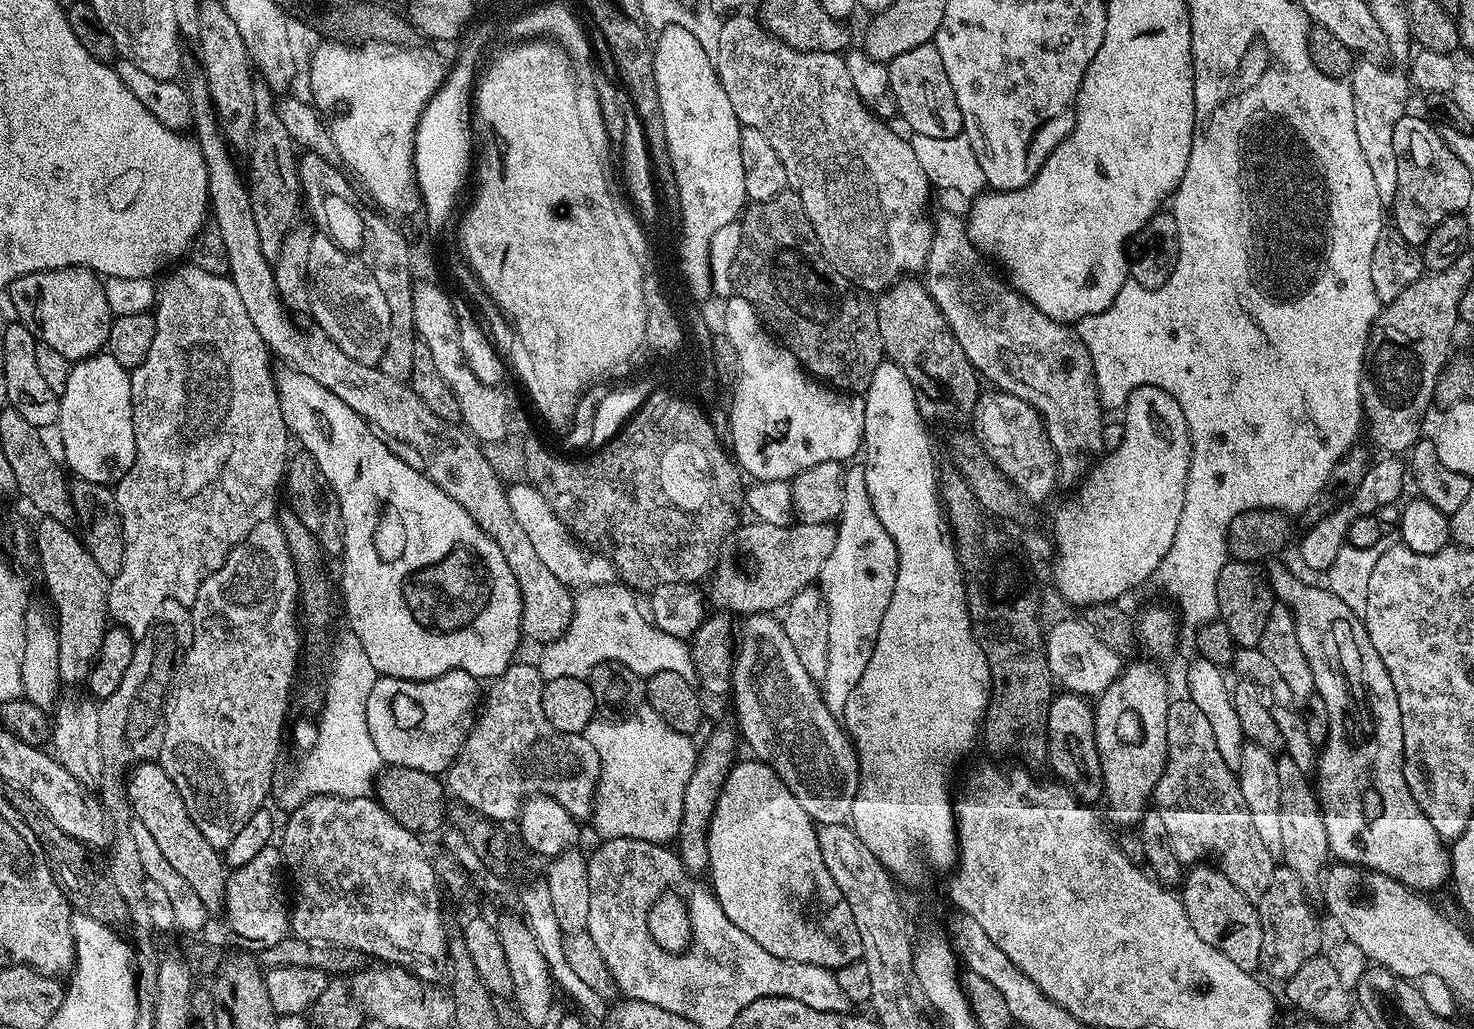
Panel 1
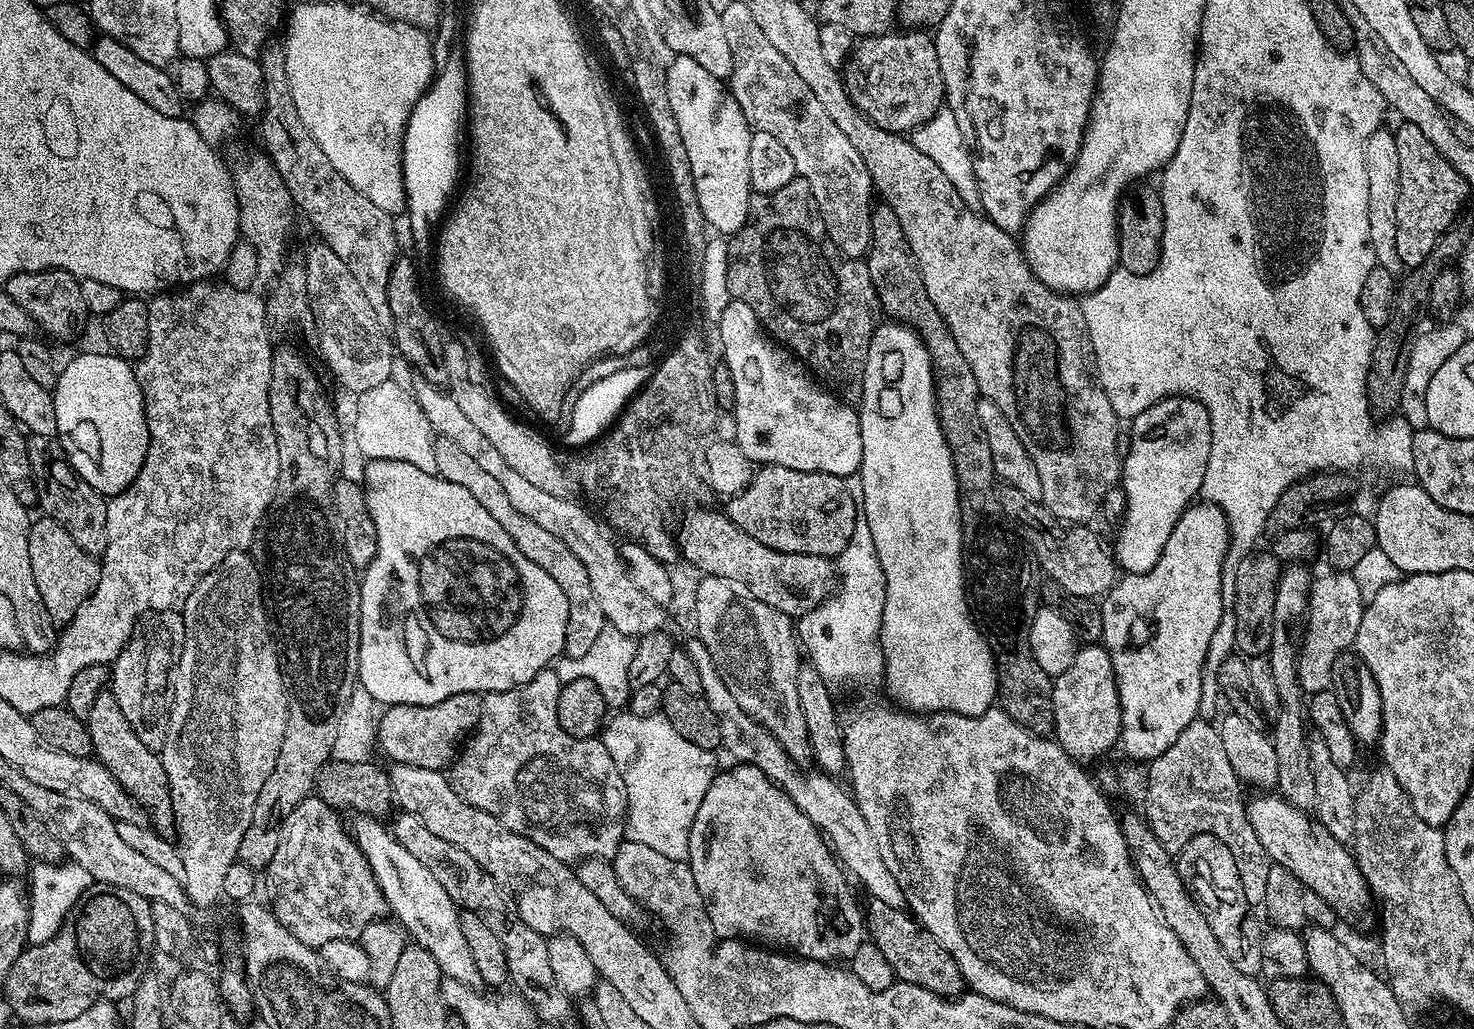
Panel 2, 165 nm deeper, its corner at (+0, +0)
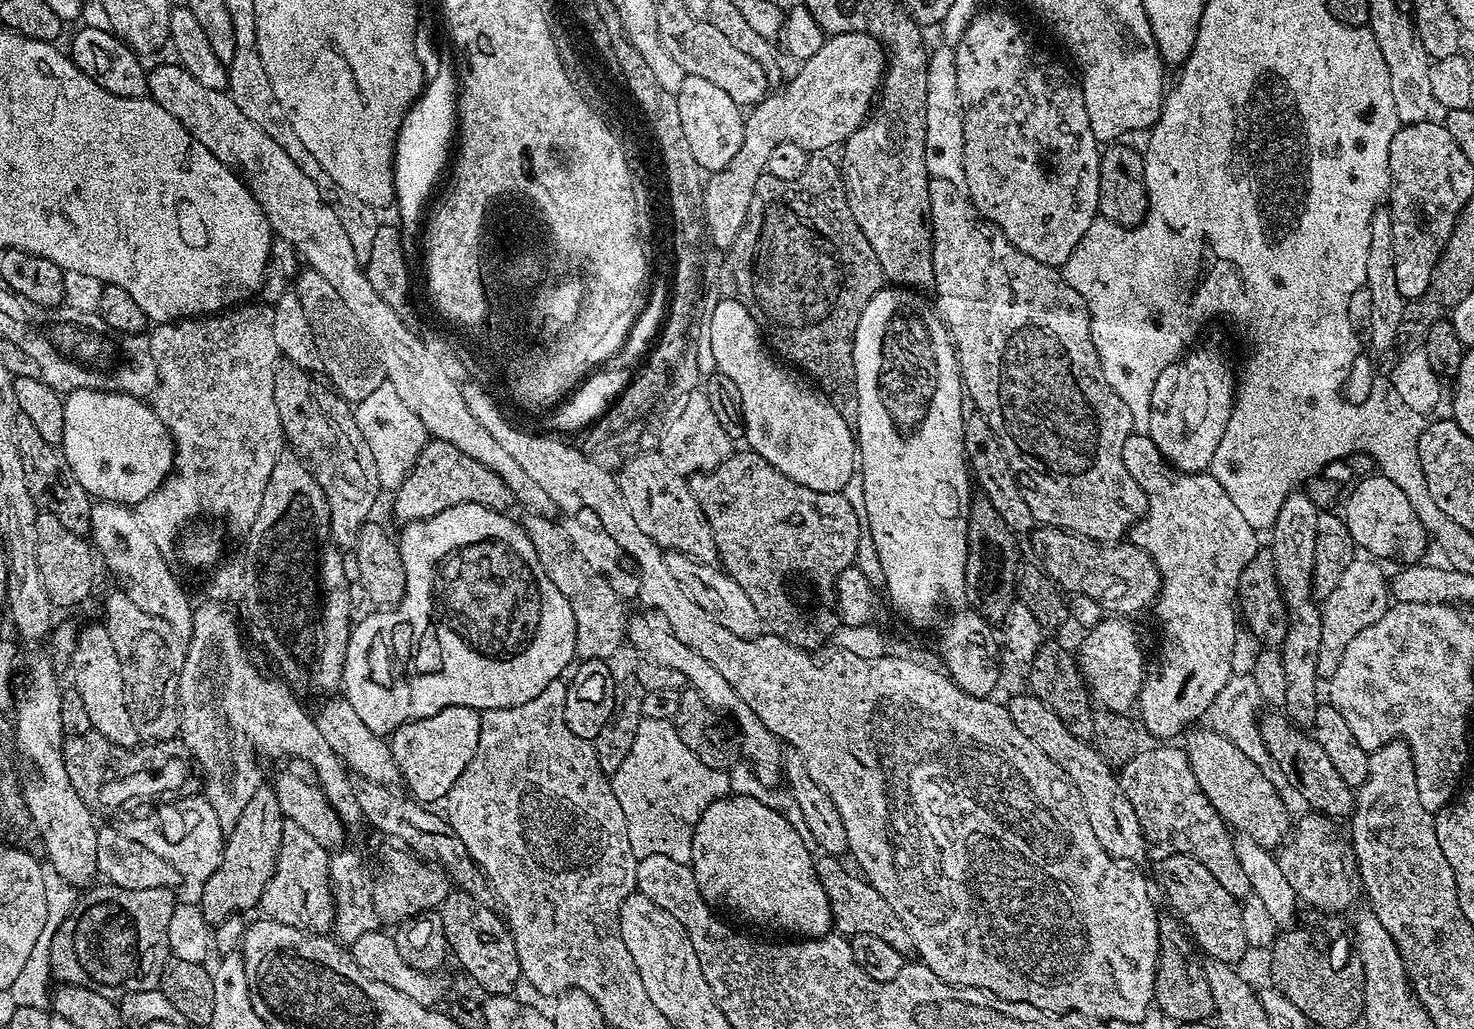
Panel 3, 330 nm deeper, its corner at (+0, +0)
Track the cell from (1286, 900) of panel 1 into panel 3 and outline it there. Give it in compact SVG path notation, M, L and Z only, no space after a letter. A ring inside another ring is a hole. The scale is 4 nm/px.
M1309 811L1300 821L1295 821L1286 843L1279 849L1276 861L1282 866L1282 874L1286 874L1286 882L1294 886L1297 897L1304 900L1312 910L1319 910L1325 914L1336 914L1341 911L1344 896L1336 892L1336 888L1348 892L1352 887L1357 887L1358 880L1354 872L1354 860L1350 855L1350 844L1347 839L1340 837L1340 832L1335 828L1329 817L1318 812ZM1352 872L1352 876L1350 875ZM1324 876L1336 876L1332 884ZM1336 887L1336 888L1335 888Z

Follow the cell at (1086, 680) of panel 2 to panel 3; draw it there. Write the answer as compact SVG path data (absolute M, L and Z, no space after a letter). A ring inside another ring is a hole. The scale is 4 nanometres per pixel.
M1116 614L1099 620L1083 633L1084 641L1080 644L1080 652L1078 650L1081 674L1091 698L1100 708L1108 711L1131 713L1140 702L1146 667L1144 652L1140 649L1140 636L1132 622Z

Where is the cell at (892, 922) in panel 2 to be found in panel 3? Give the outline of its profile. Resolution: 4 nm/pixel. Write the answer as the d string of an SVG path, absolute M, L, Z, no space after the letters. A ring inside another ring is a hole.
M820 854L815 857L816 873L822 882L822 890L826 890L826 898L830 902L832 911L832 923L835 931L845 938L851 938L858 934L878 934L888 945L894 946L894 950L905 954L913 951L910 930L906 930L902 918L894 914L894 906L874 890L870 881L864 879L863 875L855 871L847 872L840 865L841 861L837 857L827 854Z

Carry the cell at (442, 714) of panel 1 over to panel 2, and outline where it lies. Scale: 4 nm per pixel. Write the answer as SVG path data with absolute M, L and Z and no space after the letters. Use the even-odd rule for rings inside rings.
M467 692L454 694L446 698L446 702L438 702L434 706L394 704L385 707L378 716L379 751L381 748L392 764L422 766L426 770L447 769L457 755L458 745L476 727L480 701L477 693Z

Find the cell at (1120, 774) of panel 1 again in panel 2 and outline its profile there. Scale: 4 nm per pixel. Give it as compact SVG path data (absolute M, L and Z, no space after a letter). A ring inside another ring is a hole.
M1196 502L1180 515L1180 521L1170 530L1170 538L1166 538L1166 546L1158 558L1156 565L1149 572L1124 574L1117 579L1116 584L1099 601L1098 607L1102 614L1102 647L1110 654L1110 662L1116 675L1116 689L1120 699L1122 726L1120 727L1119 747L1124 747L1124 756L1137 762L1151 762L1164 751L1168 751L1177 741L1182 730L1190 726L1200 716L1200 699L1202 698L1202 670L1206 662L1206 650L1210 650L1210 638L1214 638L1214 630L1218 630L1218 622L1226 611L1226 569L1224 560L1228 556L1228 519L1217 504L1211 502Z

